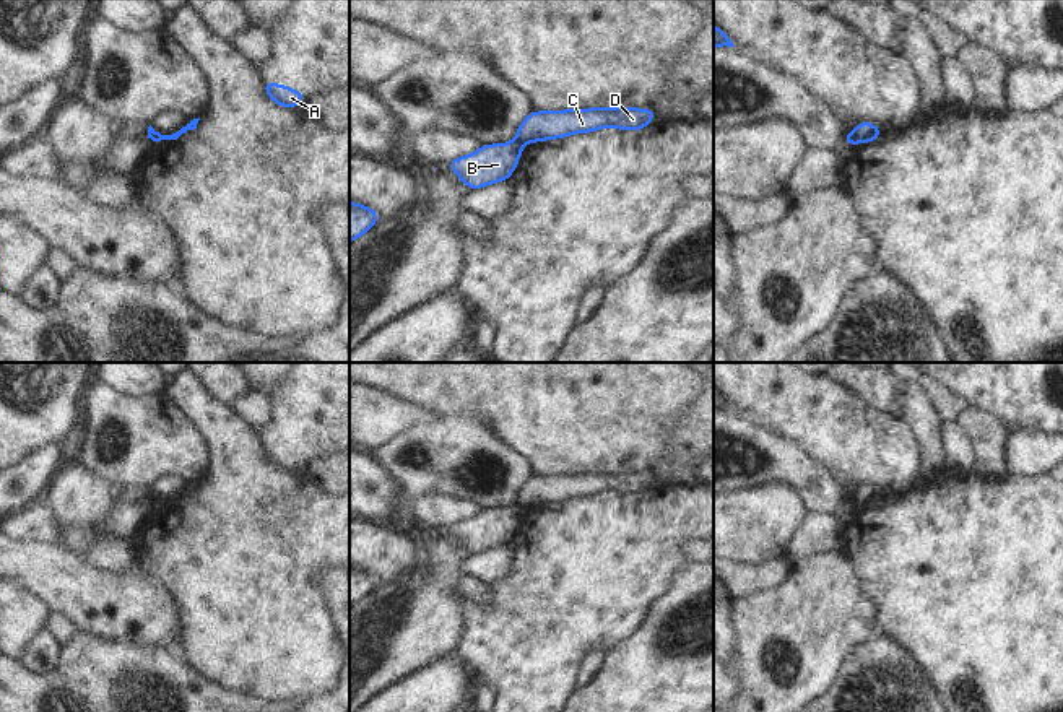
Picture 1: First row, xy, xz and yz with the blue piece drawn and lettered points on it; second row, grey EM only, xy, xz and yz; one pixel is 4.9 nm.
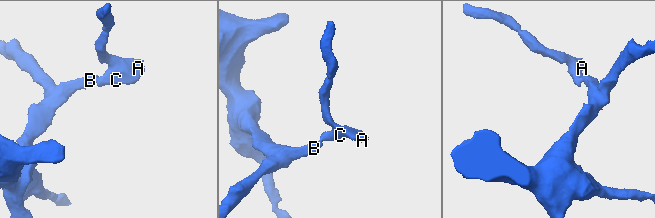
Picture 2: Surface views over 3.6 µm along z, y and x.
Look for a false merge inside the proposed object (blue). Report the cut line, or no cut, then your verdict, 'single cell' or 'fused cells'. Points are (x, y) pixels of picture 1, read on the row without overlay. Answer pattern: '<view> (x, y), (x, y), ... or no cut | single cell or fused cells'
xz (516, 503), (524, 507) | fused cells

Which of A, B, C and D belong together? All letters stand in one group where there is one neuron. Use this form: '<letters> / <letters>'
A C D / B

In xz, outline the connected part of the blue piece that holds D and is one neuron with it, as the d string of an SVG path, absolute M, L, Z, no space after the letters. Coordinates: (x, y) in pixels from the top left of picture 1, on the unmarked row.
M577 473L577 475L533 475L518 491L518 506L543 506L580 496L595 496L603 491L640 494L650 488L657 475L650 473Z

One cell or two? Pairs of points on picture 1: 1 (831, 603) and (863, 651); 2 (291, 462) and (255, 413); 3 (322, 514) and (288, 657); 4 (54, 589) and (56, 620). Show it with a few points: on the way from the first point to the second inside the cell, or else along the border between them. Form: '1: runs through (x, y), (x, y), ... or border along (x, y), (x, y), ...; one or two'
1: border along (873, 633), (857, 644), (837, 675); two
2: border along (269, 399), (270, 420), (257, 431); two
3: runs through (291, 550), (288, 621); one
4: border along (51, 612), (65, 615), (75, 629); two

